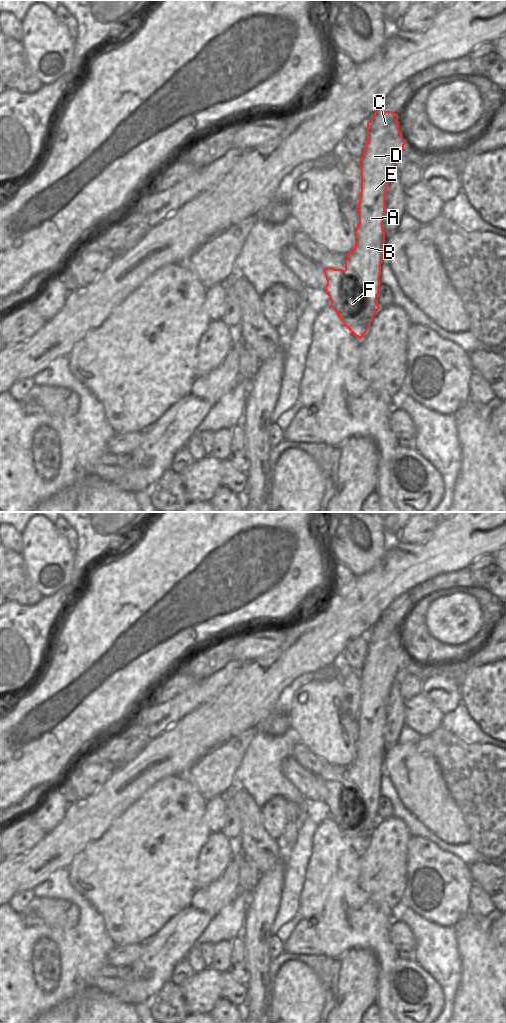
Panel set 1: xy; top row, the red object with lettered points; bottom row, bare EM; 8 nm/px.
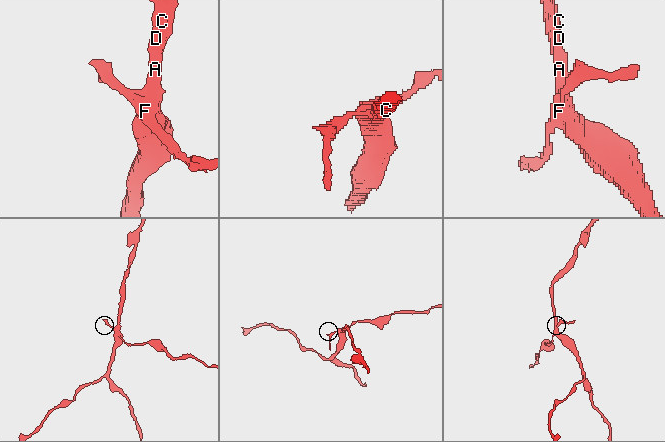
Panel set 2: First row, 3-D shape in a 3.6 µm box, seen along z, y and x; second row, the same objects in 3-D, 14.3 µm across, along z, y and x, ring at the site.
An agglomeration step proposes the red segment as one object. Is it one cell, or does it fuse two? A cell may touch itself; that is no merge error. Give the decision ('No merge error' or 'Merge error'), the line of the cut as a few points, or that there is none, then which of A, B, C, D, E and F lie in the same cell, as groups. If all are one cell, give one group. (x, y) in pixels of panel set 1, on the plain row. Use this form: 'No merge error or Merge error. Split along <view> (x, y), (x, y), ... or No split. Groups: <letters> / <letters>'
Merge error. Split along xy (344, 782), (358, 790), (363, 800), (364, 820), (355, 829). Groups: A B C D E / F

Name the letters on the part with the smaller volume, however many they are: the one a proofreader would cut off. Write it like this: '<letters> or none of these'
F

